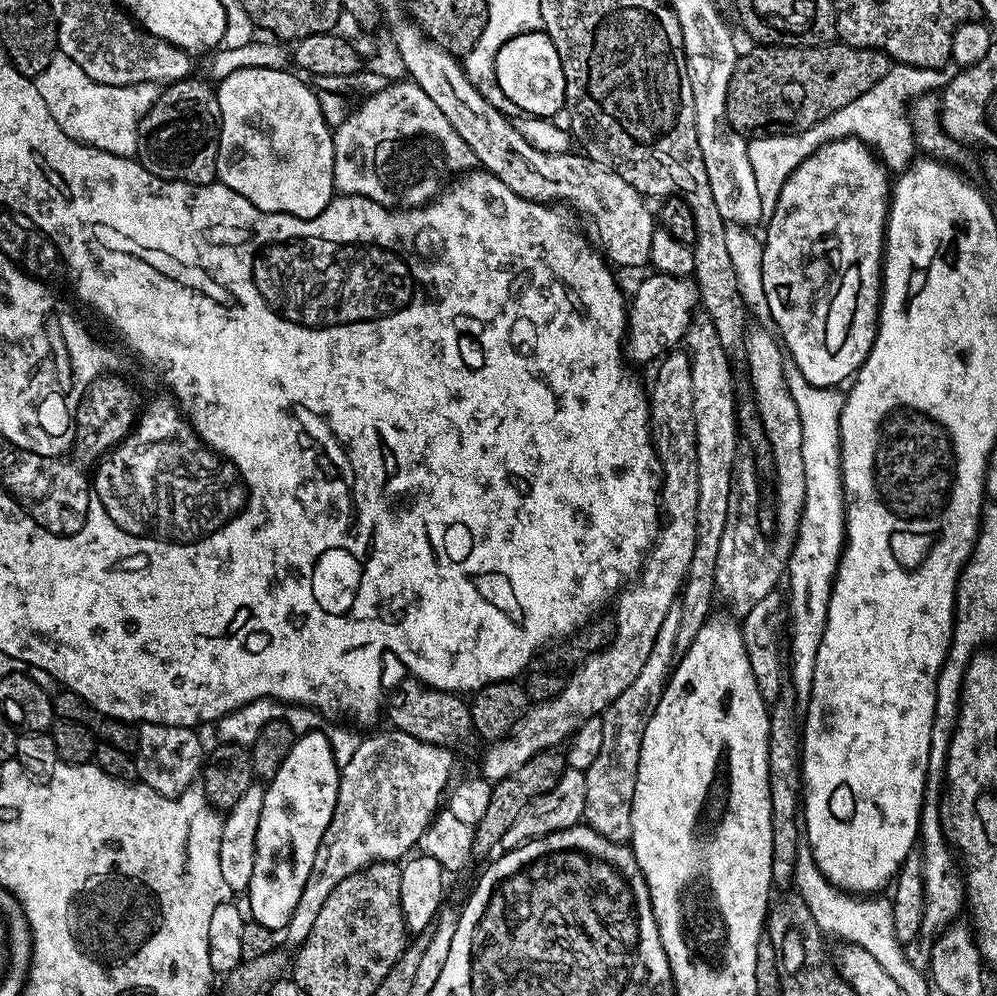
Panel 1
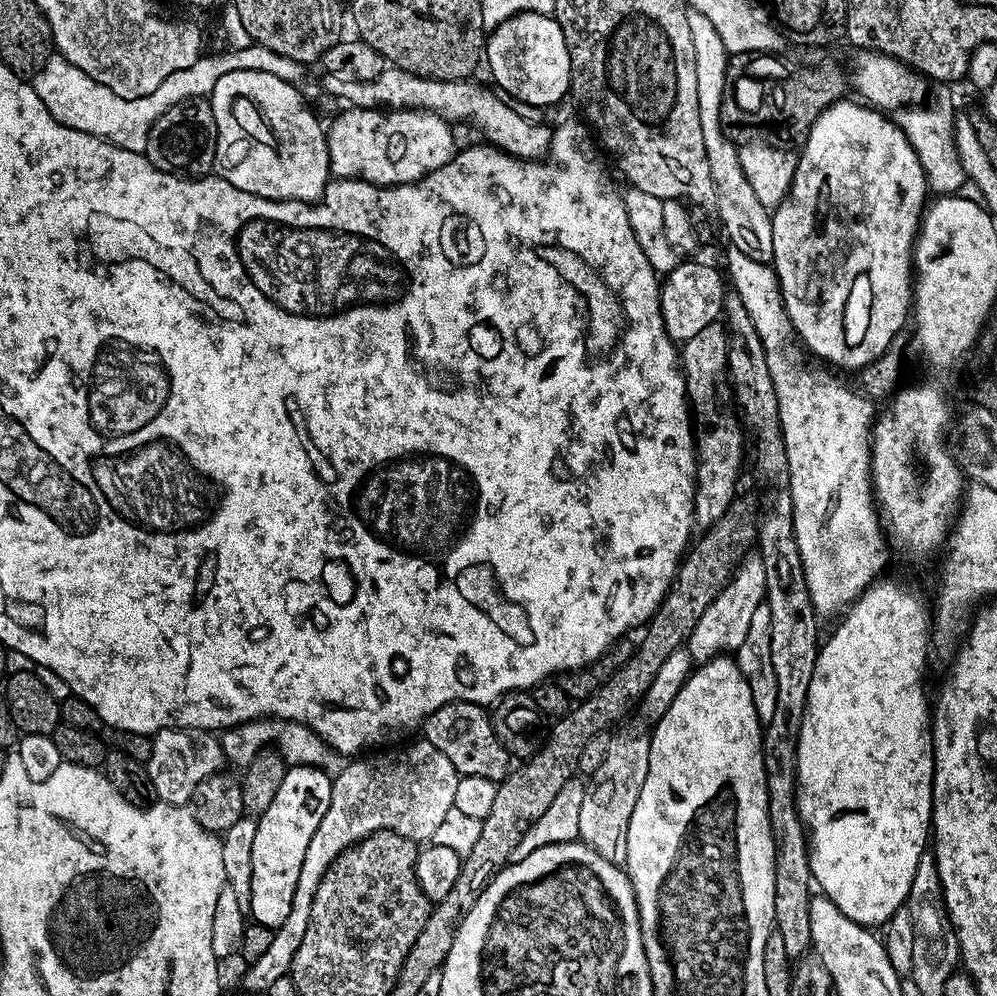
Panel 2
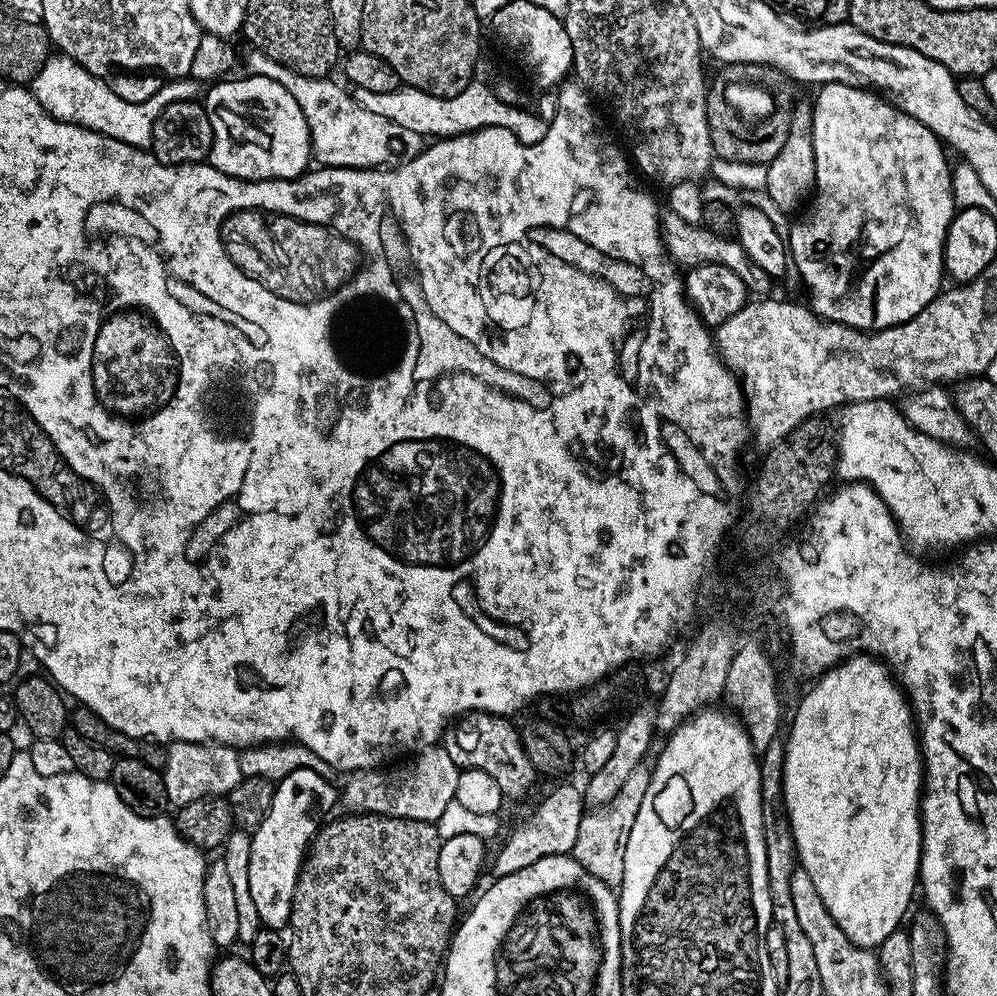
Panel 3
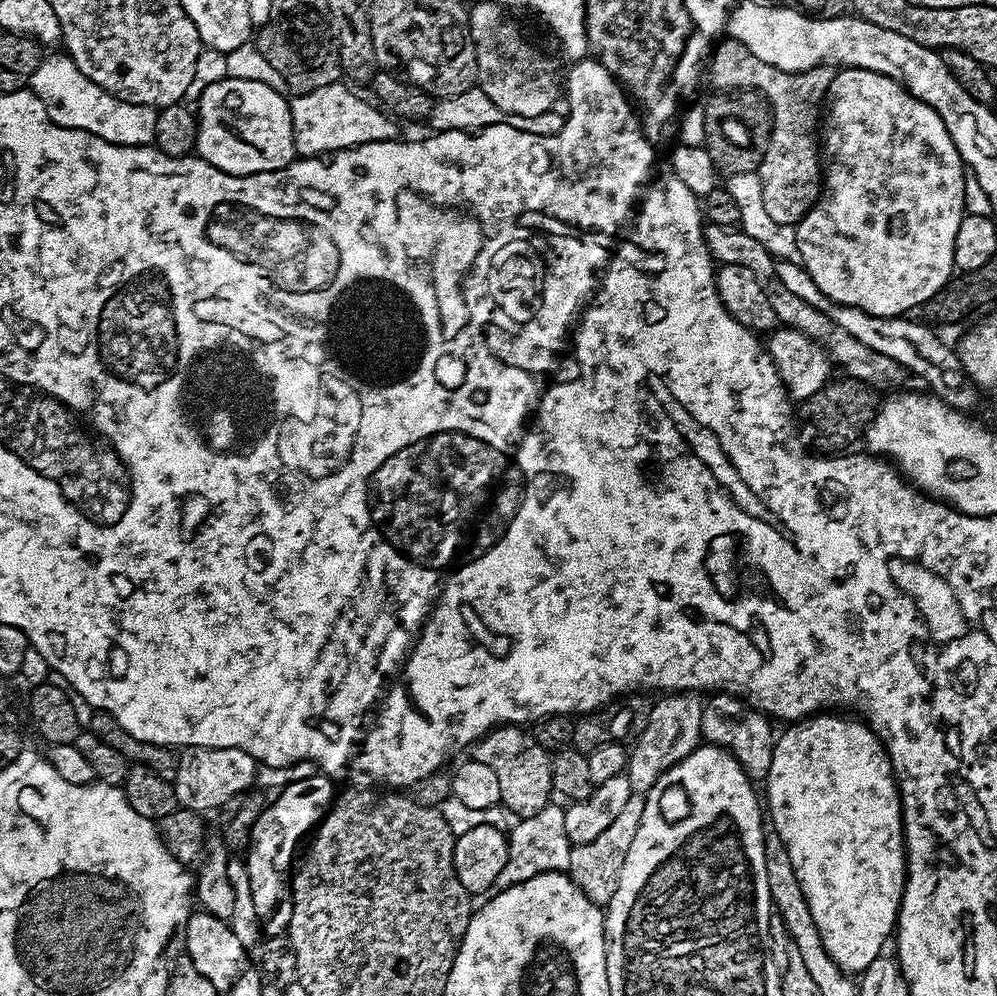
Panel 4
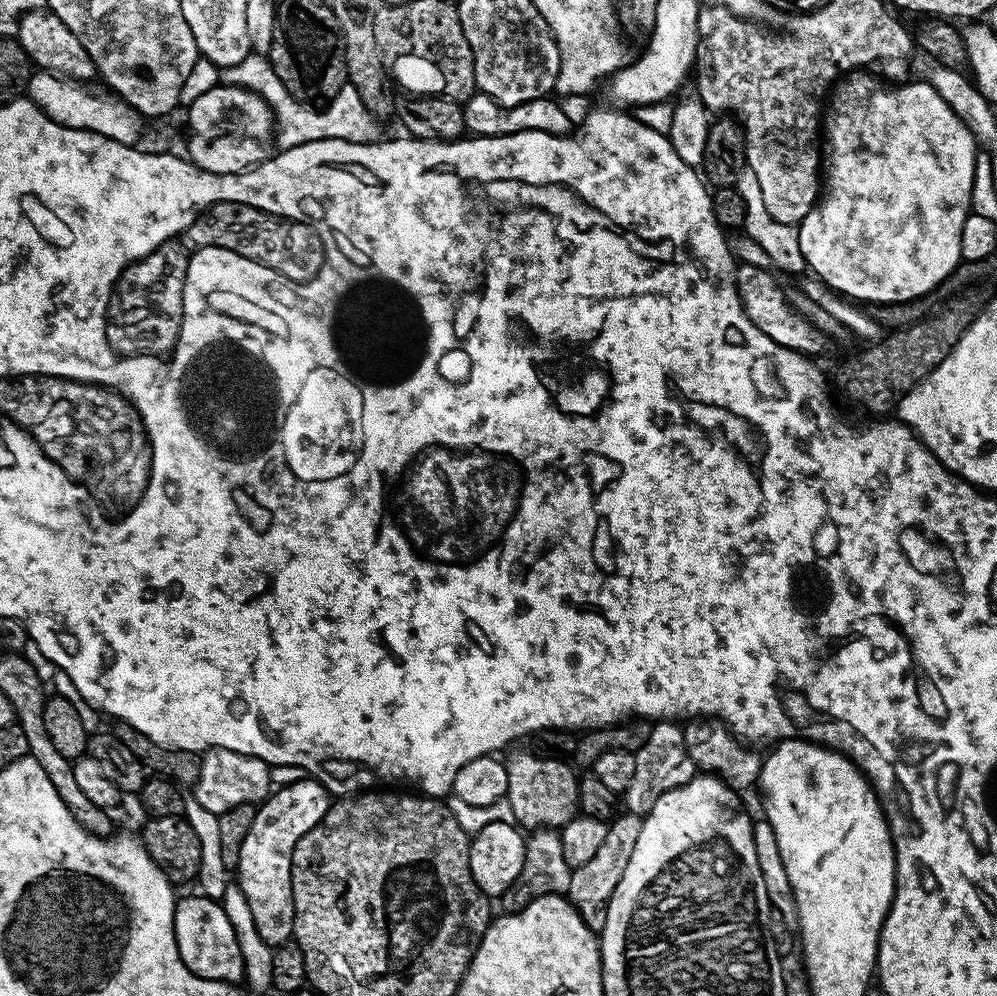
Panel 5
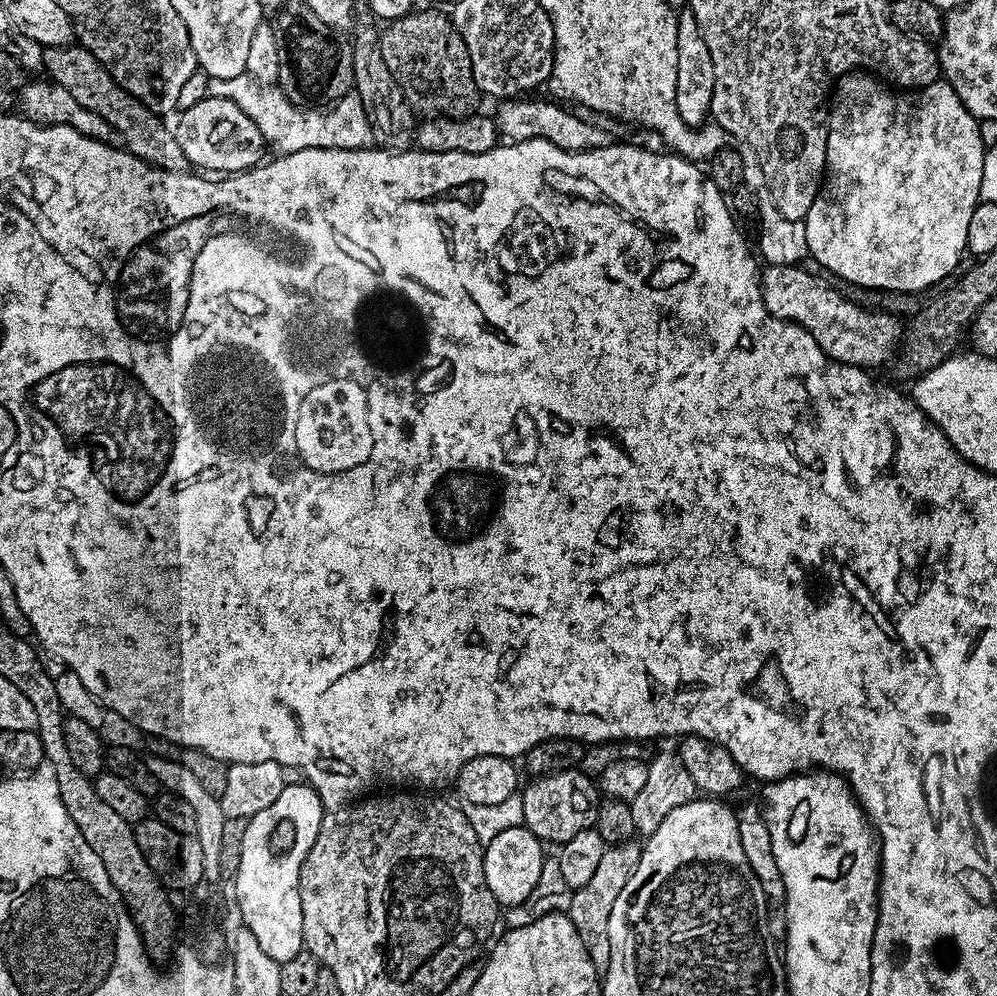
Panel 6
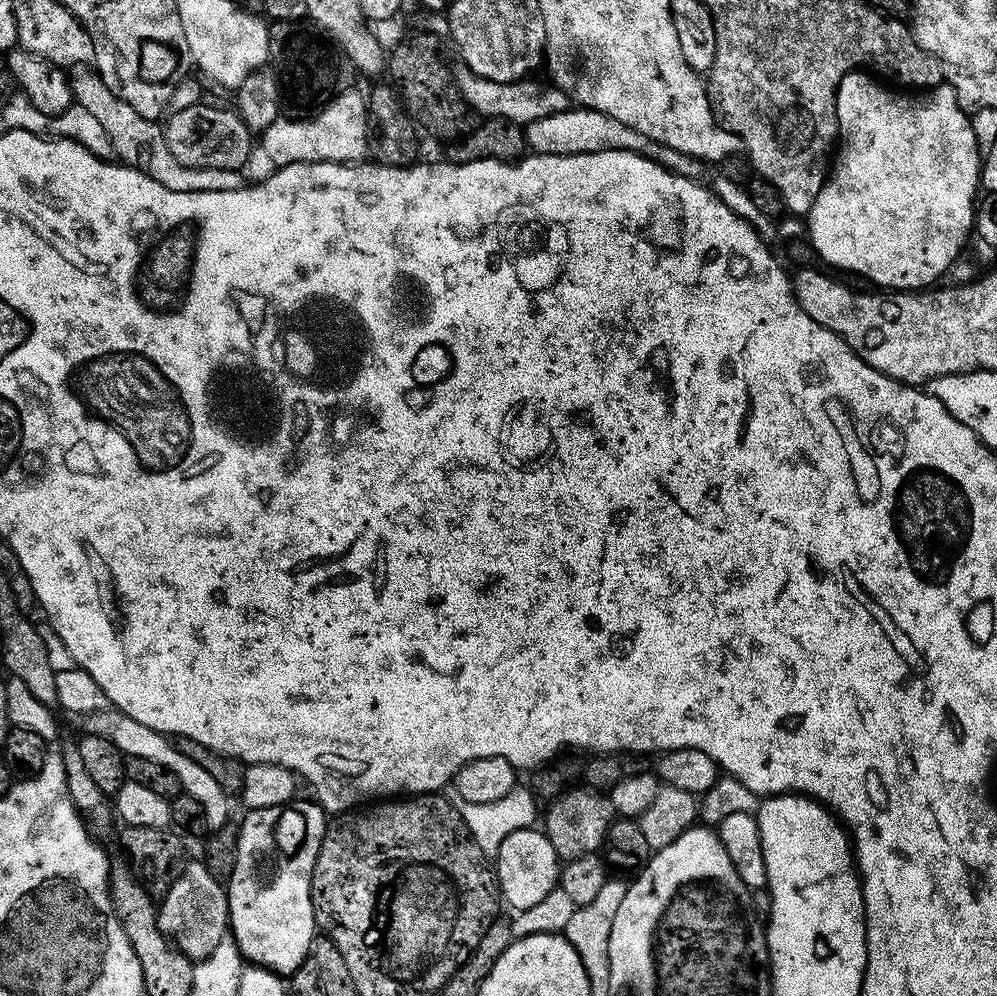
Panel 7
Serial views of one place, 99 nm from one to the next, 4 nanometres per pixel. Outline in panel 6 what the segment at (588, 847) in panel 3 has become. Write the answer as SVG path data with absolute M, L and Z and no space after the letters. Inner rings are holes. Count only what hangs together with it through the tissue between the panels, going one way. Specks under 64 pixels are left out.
M635 839L622 840L605 847L590 882L573 891L570 906L566 915L574 922L574 930L578 930L578 938L582 938L582 946L586 946L586 954L590 954L590 962L594 962L597 973L603 974L610 966L610 910L614 910L614 902L626 886L630 874L640 857L641 845Z

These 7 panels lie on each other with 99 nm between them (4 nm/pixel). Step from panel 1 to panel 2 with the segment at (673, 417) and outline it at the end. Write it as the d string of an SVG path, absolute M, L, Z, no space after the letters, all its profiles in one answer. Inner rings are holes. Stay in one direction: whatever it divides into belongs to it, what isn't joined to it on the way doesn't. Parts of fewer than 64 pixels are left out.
M714 321L708 326L705 326L704 329L699 331L699 333L695 334L693 338L688 339L687 341L681 343L680 351L678 354L678 360L681 365L681 372L685 375L685 384L687 386L687 396L690 405L690 410L692 413L692 421L693 421L693 439L696 446L696 454L697 454L697 468L696 468L696 519L695 523L697 525L701 524L701 529L706 530L712 525L712 523L718 518L722 518L722 514L724 511L732 505L734 497L737 495L736 492L736 479L740 476L740 466L742 464L742 458L744 456L744 440L746 444L746 434L744 431L743 423L740 418L735 414L728 414L728 408L720 394L720 382L724 380L725 372L727 371L728 366L728 333L727 327L721 321Z

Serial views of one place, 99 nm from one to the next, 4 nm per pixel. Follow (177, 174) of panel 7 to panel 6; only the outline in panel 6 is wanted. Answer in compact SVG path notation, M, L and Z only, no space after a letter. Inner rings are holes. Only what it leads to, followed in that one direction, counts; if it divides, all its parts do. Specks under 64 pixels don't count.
M73 42L67 46L53 48L46 56L46 72L55 83L70 90L73 98L79 102L81 109L97 112L105 116L107 123L124 135L123 143L127 151L139 160L164 168L168 172L183 172L189 167L188 159L182 154L182 146L178 146L173 133L163 124L163 119L145 107L132 95L128 95L113 78L111 72L90 52ZM52 75L52 76L51 76ZM128 143L128 144L127 144Z

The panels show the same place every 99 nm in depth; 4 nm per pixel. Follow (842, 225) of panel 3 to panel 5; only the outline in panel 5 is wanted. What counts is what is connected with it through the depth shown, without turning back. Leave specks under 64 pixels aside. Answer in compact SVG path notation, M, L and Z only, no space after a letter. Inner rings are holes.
M853 70L831 89L830 99L826 104L826 119L822 124L823 131L824 128L828 131L828 197L825 200L823 197L813 204L810 214L806 214L806 218L798 226L798 242L811 275L849 301L863 302L865 305L880 304L879 306L905 304L907 300L917 301L927 297L927 292L934 291L947 276L949 279L961 263L962 226L972 208L972 187L976 185L978 167L978 141L971 128L961 122L958 114L954 114L954 110L946 102L946 98L942 98L942 94L938 94L932 84L904 82L899 86L892 86L896 88L880 88L881 77L871 76L868 72L871 71Z

